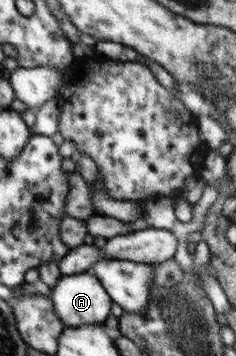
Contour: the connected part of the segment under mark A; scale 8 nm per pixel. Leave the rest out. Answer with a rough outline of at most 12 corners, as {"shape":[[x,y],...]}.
{"shape":[[89,272],[50,299],[65,327],[105,323],[110,295]]}

